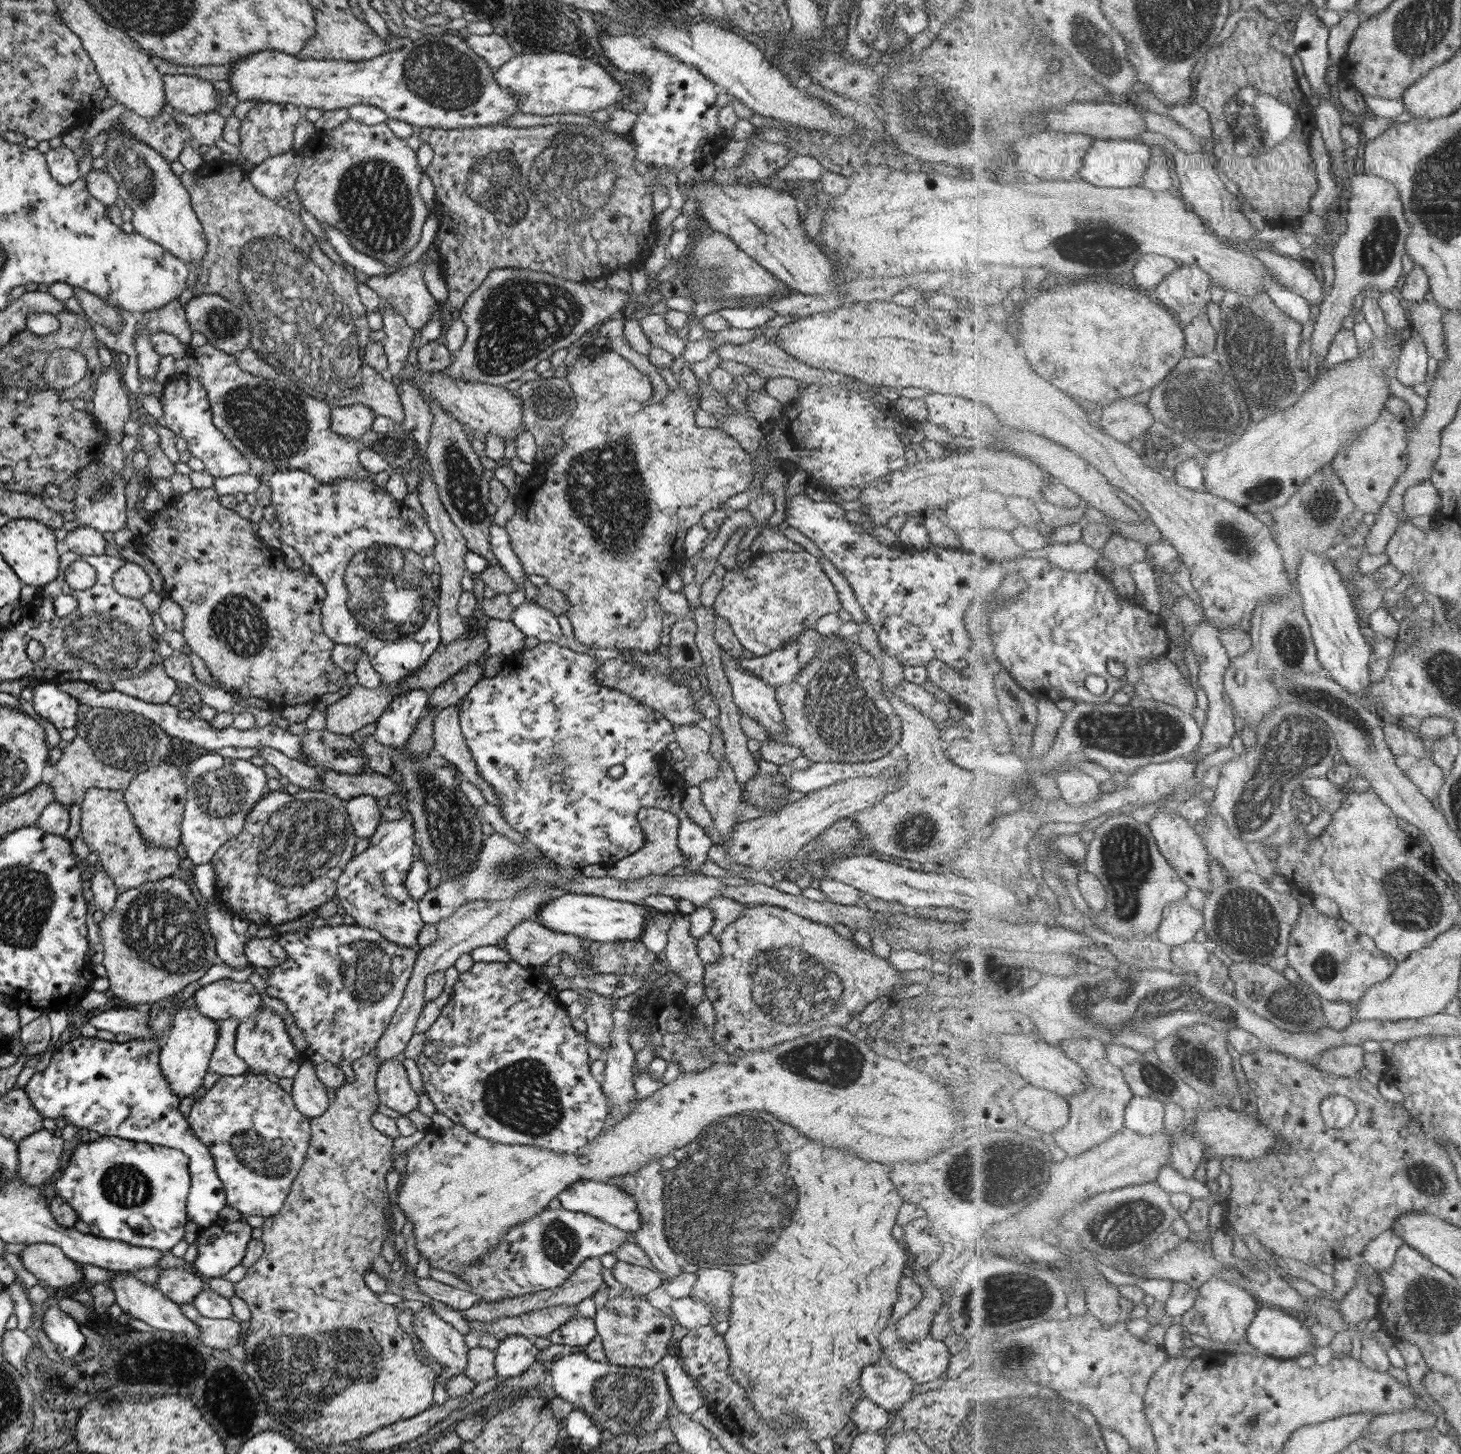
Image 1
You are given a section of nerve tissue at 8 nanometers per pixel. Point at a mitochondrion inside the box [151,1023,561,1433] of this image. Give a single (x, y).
(355, 1346)

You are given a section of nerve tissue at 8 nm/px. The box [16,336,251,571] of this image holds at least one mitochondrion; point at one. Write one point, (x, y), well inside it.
(103, 488)

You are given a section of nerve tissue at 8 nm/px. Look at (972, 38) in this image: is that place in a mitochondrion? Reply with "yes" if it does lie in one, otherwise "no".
no

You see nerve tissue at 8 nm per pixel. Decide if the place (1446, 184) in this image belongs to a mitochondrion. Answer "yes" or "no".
yes

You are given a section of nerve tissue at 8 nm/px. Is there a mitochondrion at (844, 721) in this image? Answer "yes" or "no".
yes

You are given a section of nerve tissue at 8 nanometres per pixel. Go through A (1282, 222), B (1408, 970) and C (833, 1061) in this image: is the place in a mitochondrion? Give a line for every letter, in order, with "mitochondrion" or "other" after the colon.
A: other
B: other
C: mitochondrion

